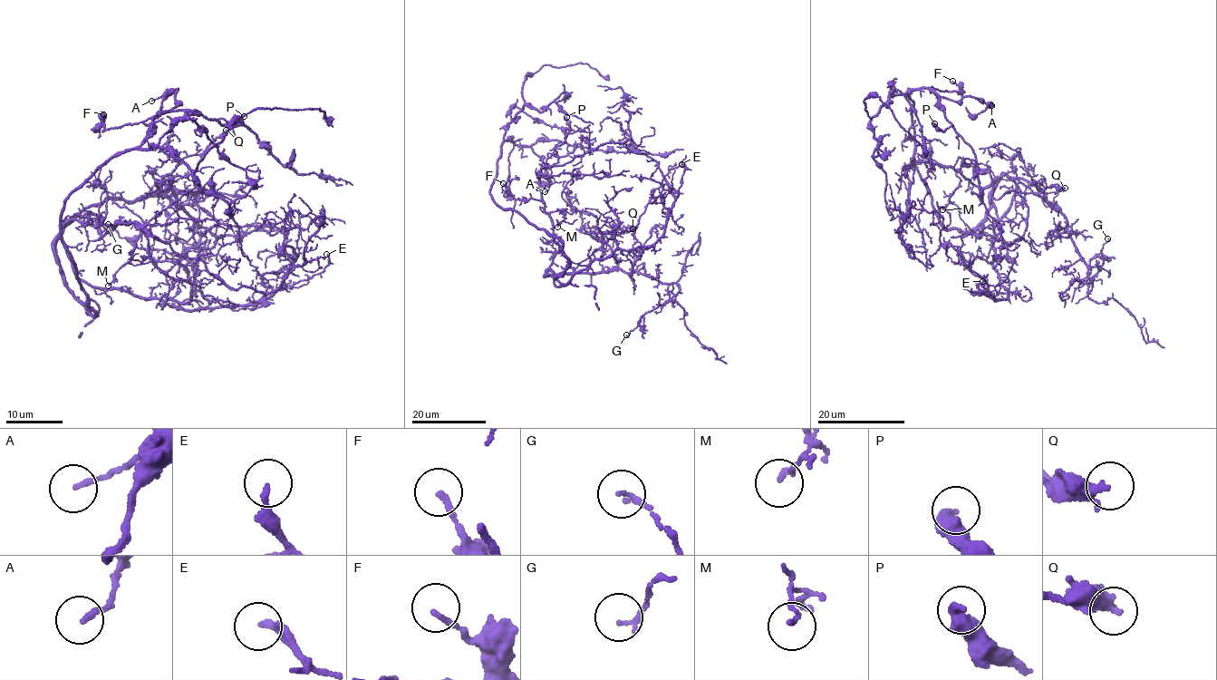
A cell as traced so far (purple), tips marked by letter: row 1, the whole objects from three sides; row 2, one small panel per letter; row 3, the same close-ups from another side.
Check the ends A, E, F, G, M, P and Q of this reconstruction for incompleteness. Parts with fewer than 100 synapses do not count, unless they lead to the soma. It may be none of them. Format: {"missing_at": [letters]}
{"missing_at": []}

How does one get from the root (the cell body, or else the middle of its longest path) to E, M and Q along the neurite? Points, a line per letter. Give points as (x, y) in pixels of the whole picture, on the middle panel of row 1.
E: (565, 269), (555, 277), (544, 274), (550, 270), (562, 286), (594, 260), (657, 242), (687, 168), (681, 164)
M: (565, 269), (555, 277), (544, 274), (558, 250), (550, 214), (564, 209), (564, 218), (557, 223), (557, 227)
Q: (565, 269), (555, 277), (544, 274), (615, 268), (603, 234), (632, 228)

